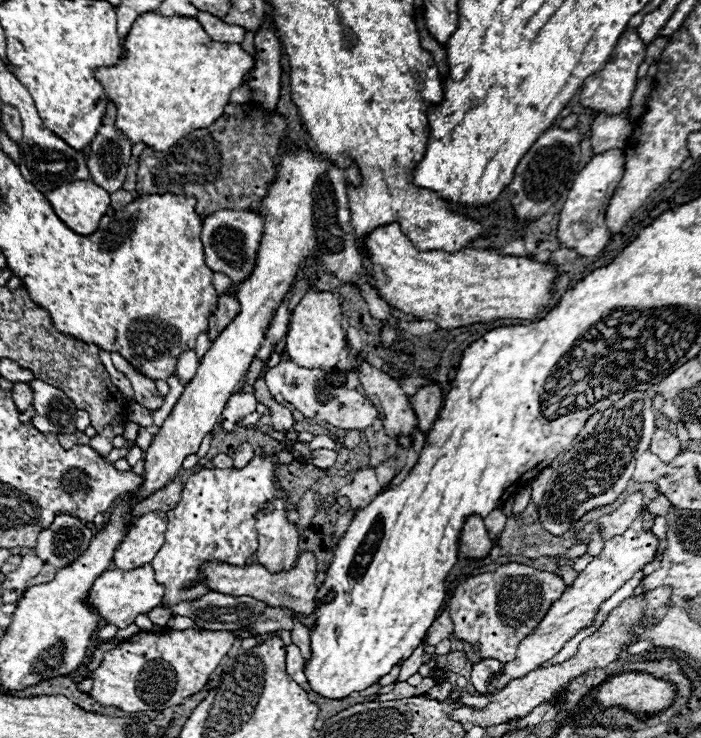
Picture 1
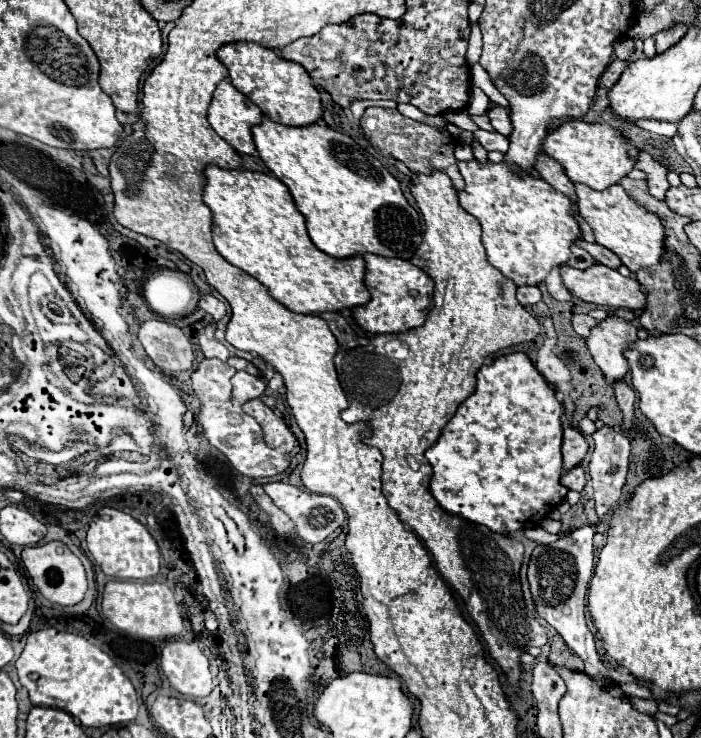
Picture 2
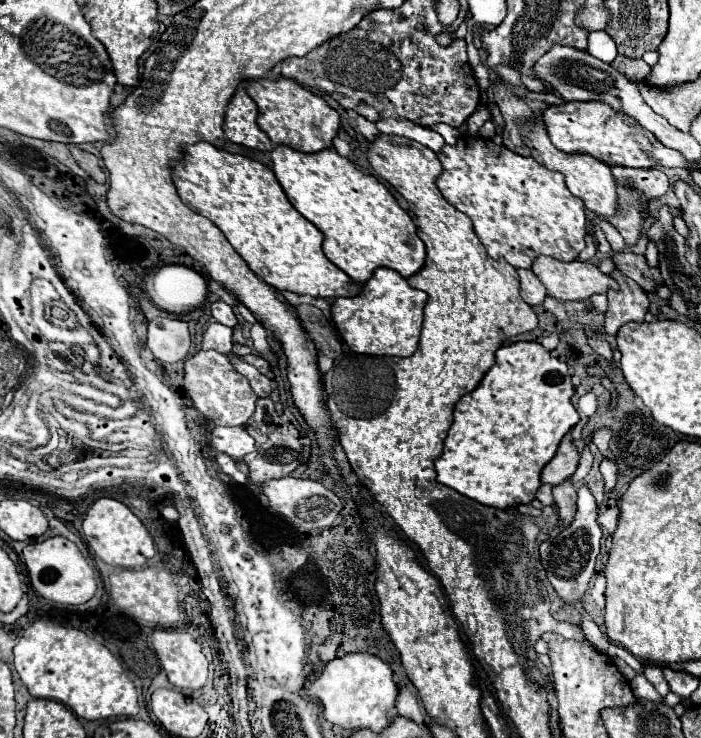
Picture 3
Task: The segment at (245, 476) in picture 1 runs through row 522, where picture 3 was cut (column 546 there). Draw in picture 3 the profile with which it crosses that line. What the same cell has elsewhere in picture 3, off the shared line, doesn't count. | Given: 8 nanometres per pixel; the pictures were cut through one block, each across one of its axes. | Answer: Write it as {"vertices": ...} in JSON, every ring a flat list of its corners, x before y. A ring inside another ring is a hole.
{"vertices":[[460,136,454,146,444,144,444,148,438,152,438,160,444,168,436,180,442,196,472,220,476,236,484,244,488,256,494,260,502,256,514,268,532,268,532,262,540,254,572,262,584,250,584,236,588,226,584,216,584,202,568,192,564,176,560,172,548,170,540,166,532,156,520,156,506,146,498,146,492,140,480,136]]}

